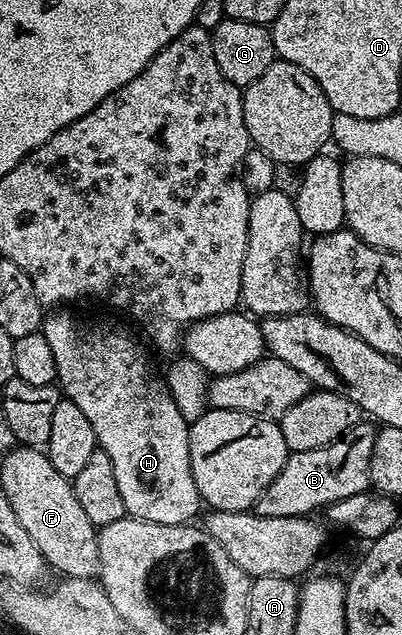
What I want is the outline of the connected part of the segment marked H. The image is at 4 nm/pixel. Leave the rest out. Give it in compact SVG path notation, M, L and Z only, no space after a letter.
M68 311L49 312L42 322L42 332L54 354L56 381L63 396L86 414L90 427L94 427L97 446L104 449L114 463L114 479L118 479L125 514L150 523L189 524L192 516L202 509L200 492L190 471L189 422L184 420L182 411L178 411L178 403L174 403L167 384L156 378L143 347L128 333L83 325Z

